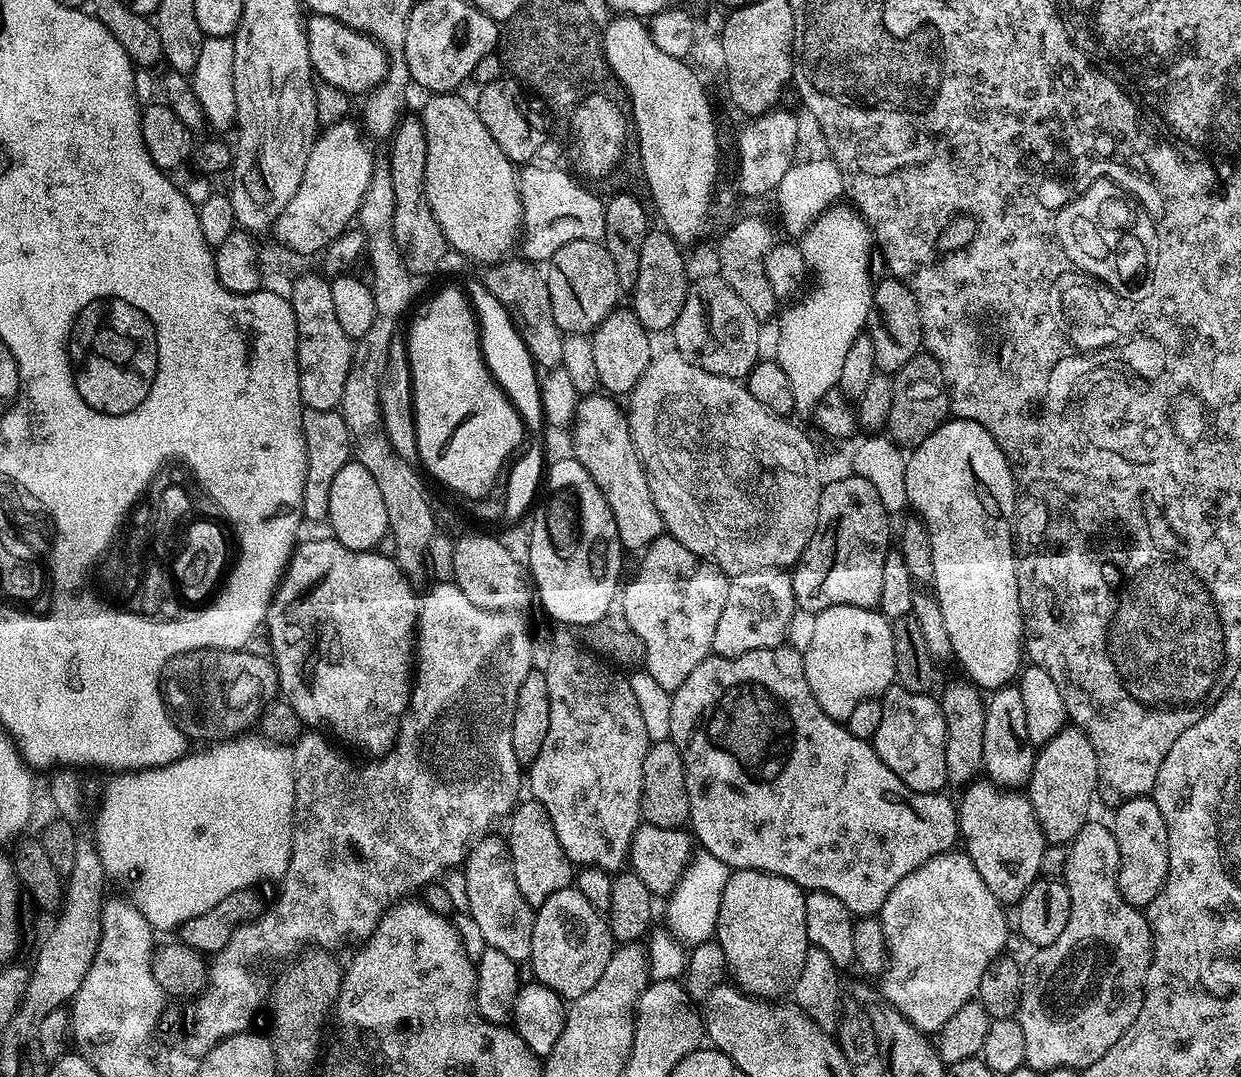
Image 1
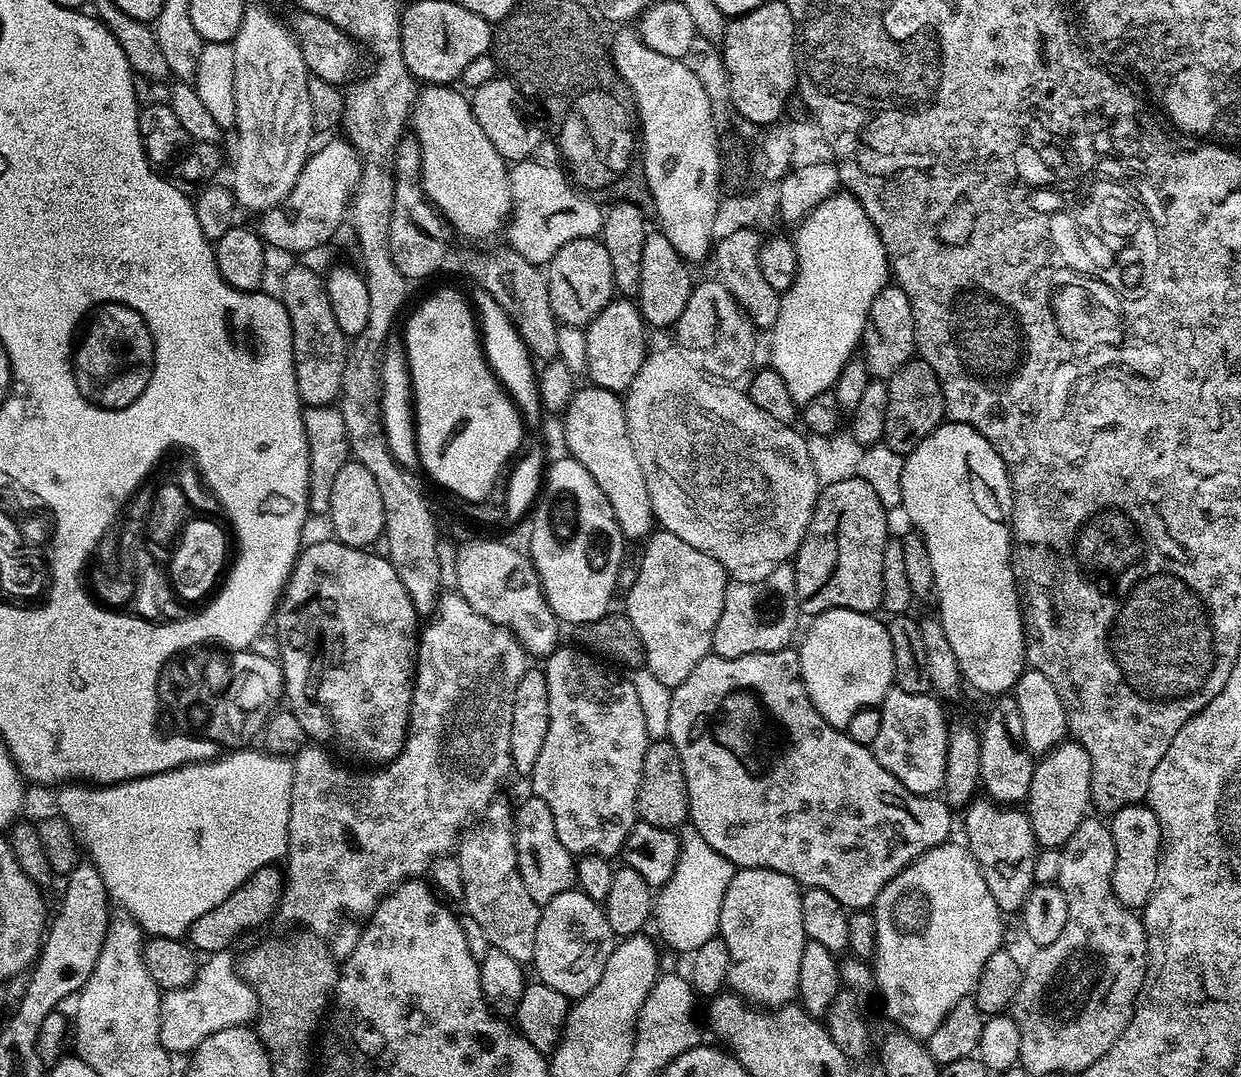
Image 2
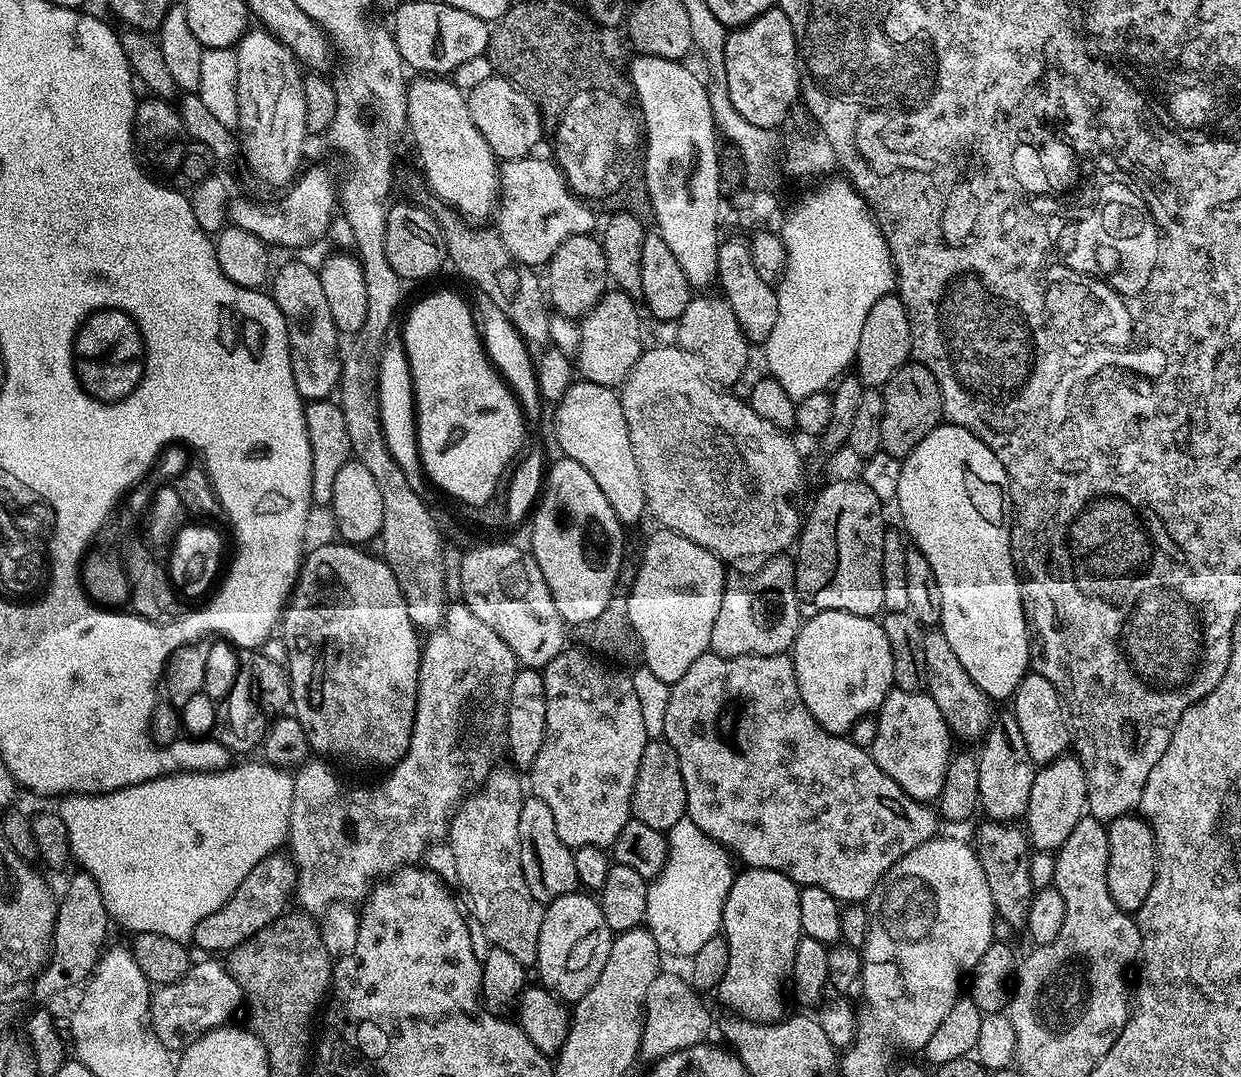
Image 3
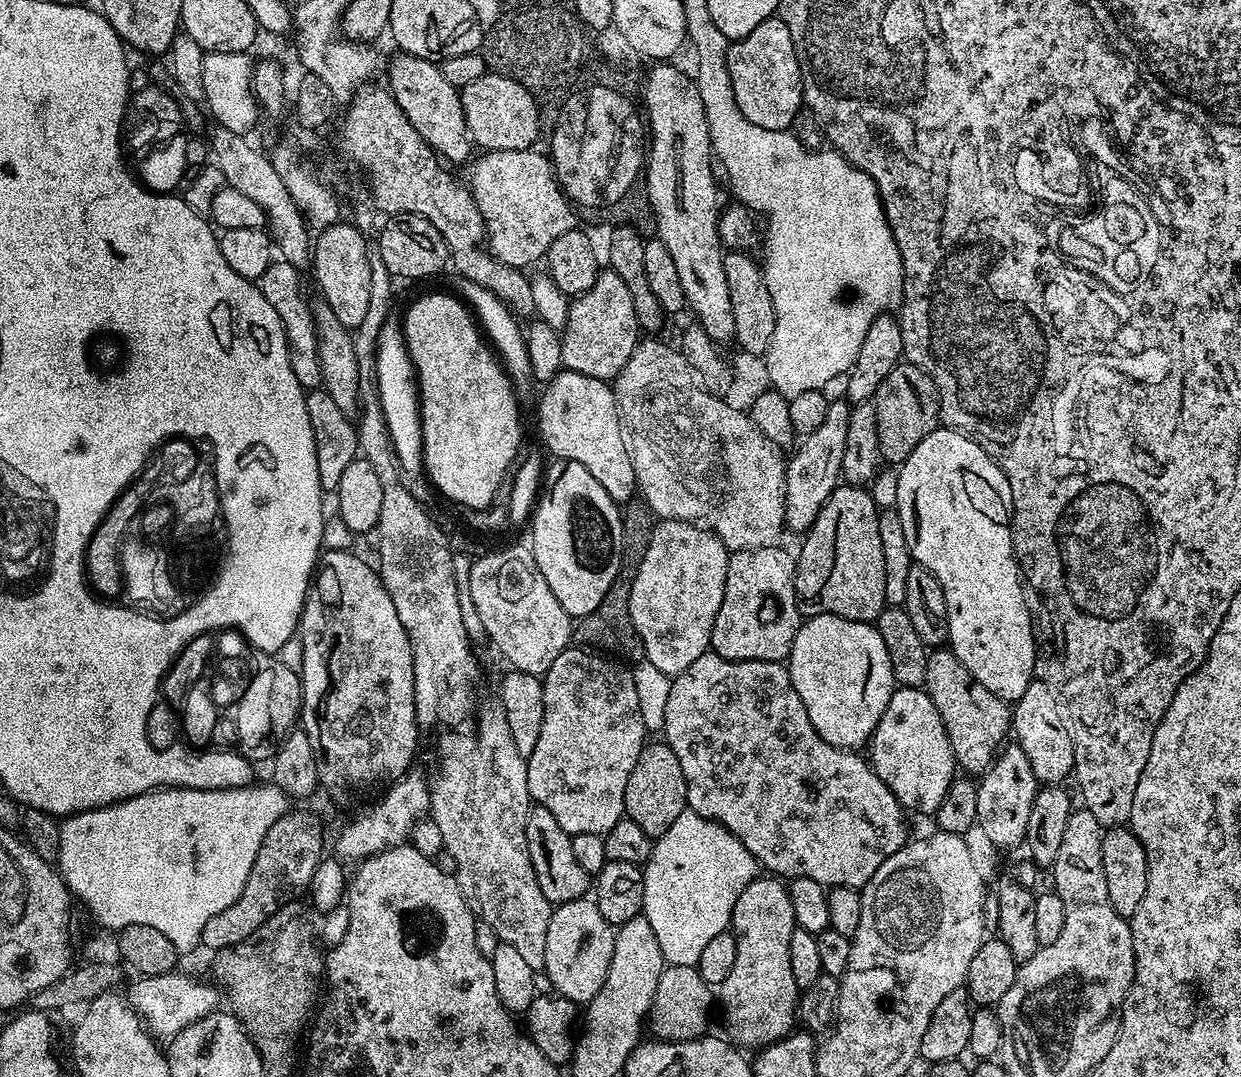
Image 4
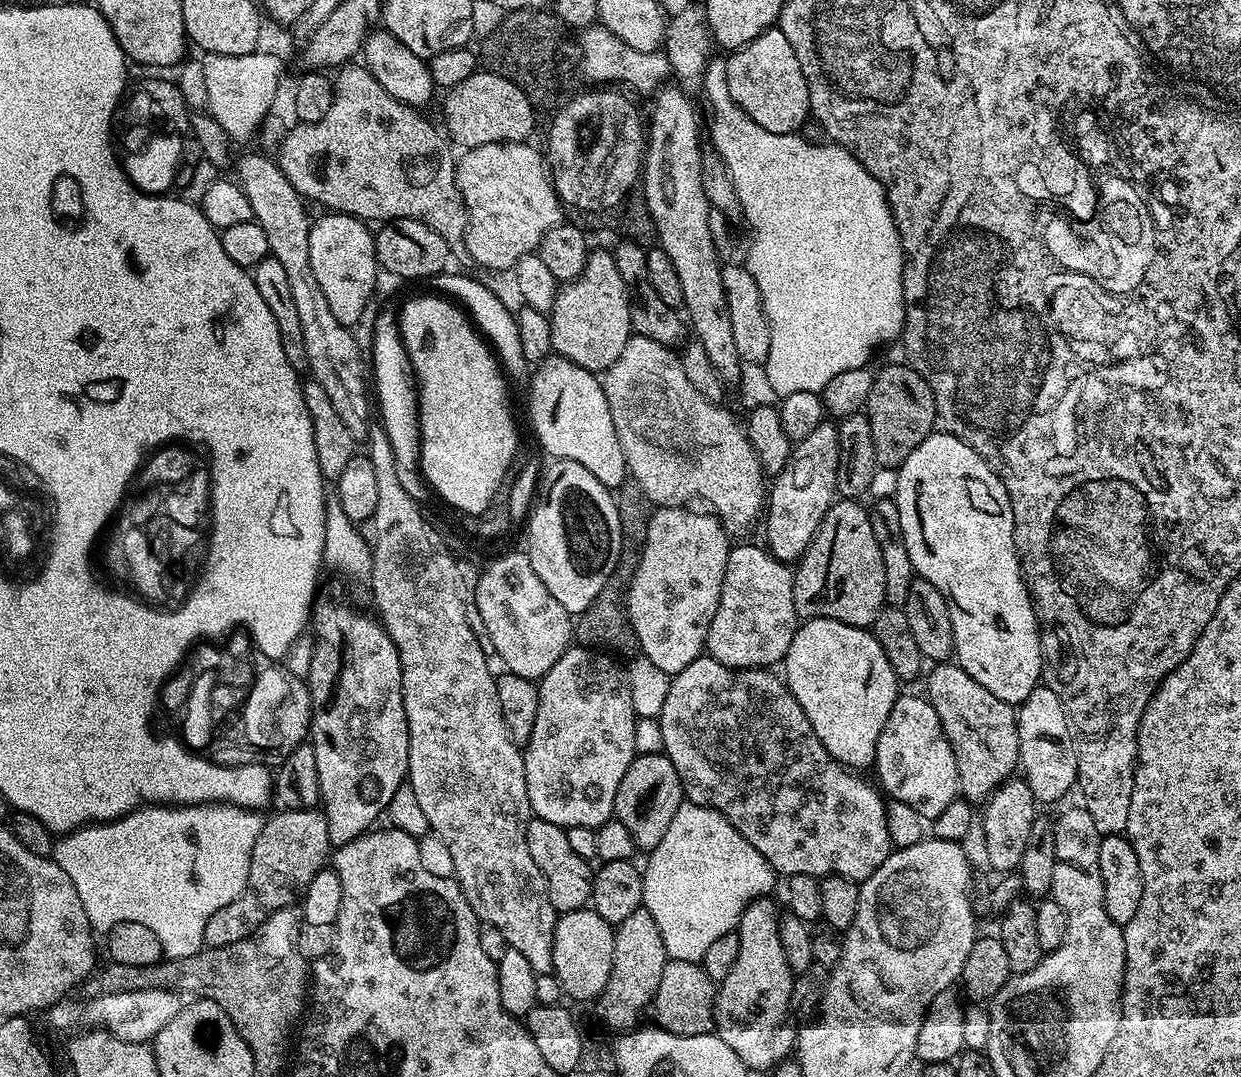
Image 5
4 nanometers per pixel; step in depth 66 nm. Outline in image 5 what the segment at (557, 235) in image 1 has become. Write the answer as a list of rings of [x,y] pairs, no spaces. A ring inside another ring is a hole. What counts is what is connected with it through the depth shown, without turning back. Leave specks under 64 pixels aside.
[[[531,143],[487,144],[467,149],[459,157],[456,165],[458,190],[468,211],[468,229],[462,245],[472,255],[476,264],[484,268],[515,269],[523,256],[531,256],[537,251],[542,238],[555,224],[561,223],[562,203],[549,173],[549,167],[541,149],[531,148]]]

